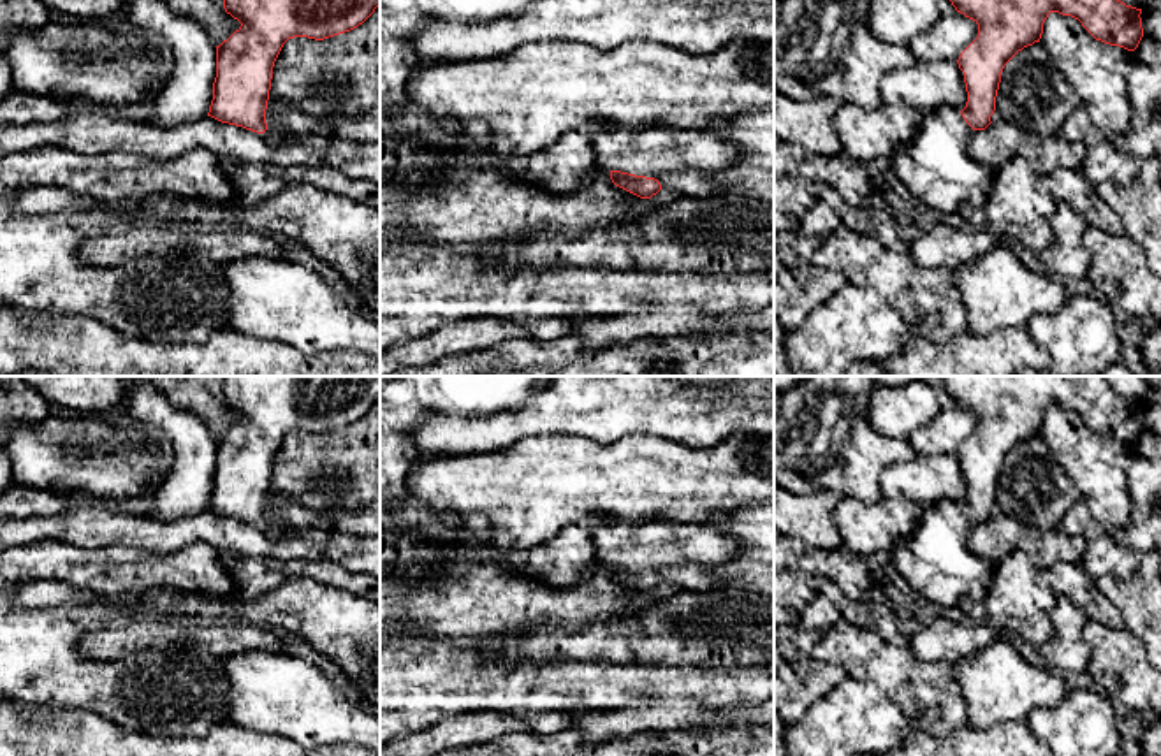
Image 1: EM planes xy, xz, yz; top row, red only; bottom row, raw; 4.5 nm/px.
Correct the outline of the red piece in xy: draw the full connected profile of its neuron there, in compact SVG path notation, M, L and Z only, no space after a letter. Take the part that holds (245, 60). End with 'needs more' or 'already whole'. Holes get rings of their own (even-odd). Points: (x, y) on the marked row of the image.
M223 0L241 26L216 46L208 116L262 134L271 146L290 139L266 123L274 62L288 39L324 40L362 25L380 0Z; needs more

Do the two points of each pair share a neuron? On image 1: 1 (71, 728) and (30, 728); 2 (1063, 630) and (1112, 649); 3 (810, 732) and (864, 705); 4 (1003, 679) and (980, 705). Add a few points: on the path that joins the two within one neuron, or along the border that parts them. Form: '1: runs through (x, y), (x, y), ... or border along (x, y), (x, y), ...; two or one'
1: runs through (60, 728), (41, 728); one
2: border along (1086, 621), (1082, 639), (1091, 649), (1087, 670); two
3: runs through (824, 732), (831, 732), (850, 719); one
4: runs through (998, 686), (987, 698); one

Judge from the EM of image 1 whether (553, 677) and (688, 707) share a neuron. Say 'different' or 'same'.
different

